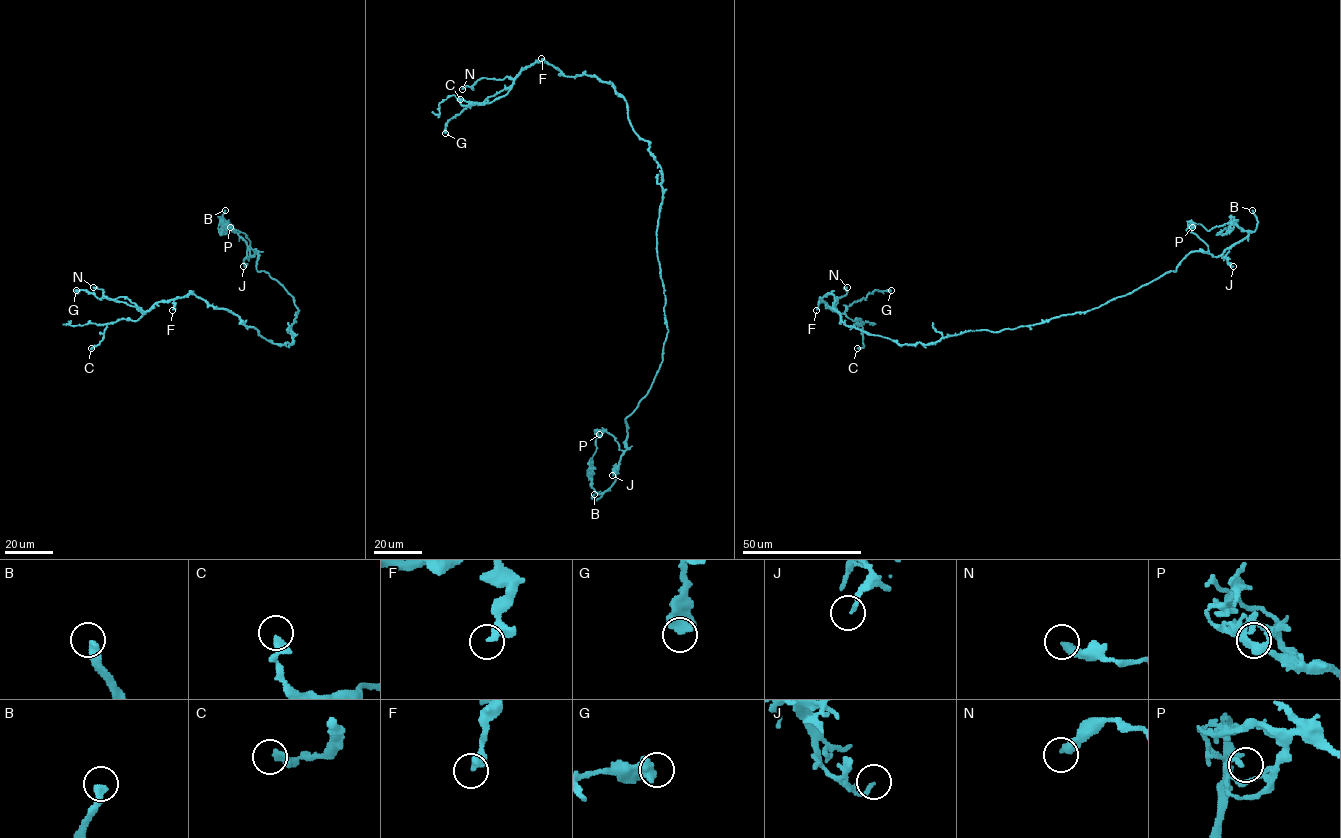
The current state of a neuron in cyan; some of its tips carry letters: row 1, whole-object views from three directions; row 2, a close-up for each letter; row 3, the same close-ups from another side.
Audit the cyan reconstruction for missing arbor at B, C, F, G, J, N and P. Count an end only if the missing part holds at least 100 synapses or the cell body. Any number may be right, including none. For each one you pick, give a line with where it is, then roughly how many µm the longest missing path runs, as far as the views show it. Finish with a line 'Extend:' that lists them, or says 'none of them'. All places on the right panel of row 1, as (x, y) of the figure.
B: at (1252, 210); about 50 µm are missing
Extend: B

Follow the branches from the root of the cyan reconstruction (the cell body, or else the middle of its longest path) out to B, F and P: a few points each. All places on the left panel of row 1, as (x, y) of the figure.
B: (290, 331), (299, 311), (293, 297), (257, 270), (258, 252), (251, 255), (223, 218), (225, 210)
F: (290, 331), (291, 344), (272, 343), (237, 316), (192, 294), (176, 298), (172, 310)
P: (290, 331), (299, 311), (293, 297), (267, 273), (257, 270), (258, 252), (243, 233), (230, 227)

